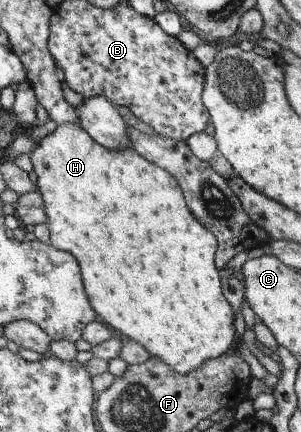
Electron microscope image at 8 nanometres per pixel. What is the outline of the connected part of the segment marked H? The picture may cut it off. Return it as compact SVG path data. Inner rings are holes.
M68 122L56 126L56 129L37 142L29 154L33 164L37 186L41 193L40 205L47 215L47 226L50 232L50 242L58 249L70 252L80 264L84 289L90 305L95 309L97 319L109 325L111 330L122 334L124 339L137 341L143 345L151 357L160 358L175 372L185 374L199 368L205 361L217 358L222 354L231 352L235 342L235 328L233 320L235 314L231 305L221 291L221 280L215 264L218 240L215 235L205 228L190 211L183 191L174 176L163 170L159 165L148 161L139 155L133 147L123 147L122 150L110 151L108 148L95 142L79 123Z

